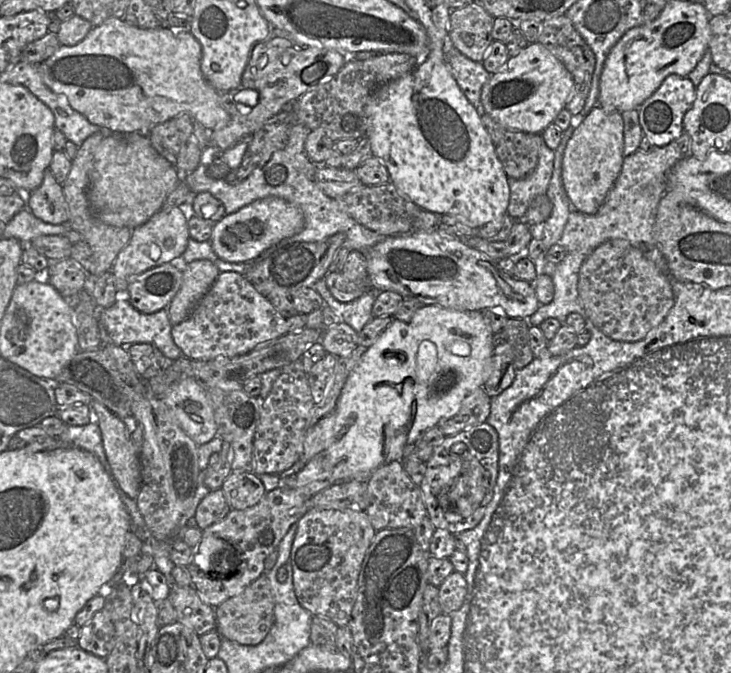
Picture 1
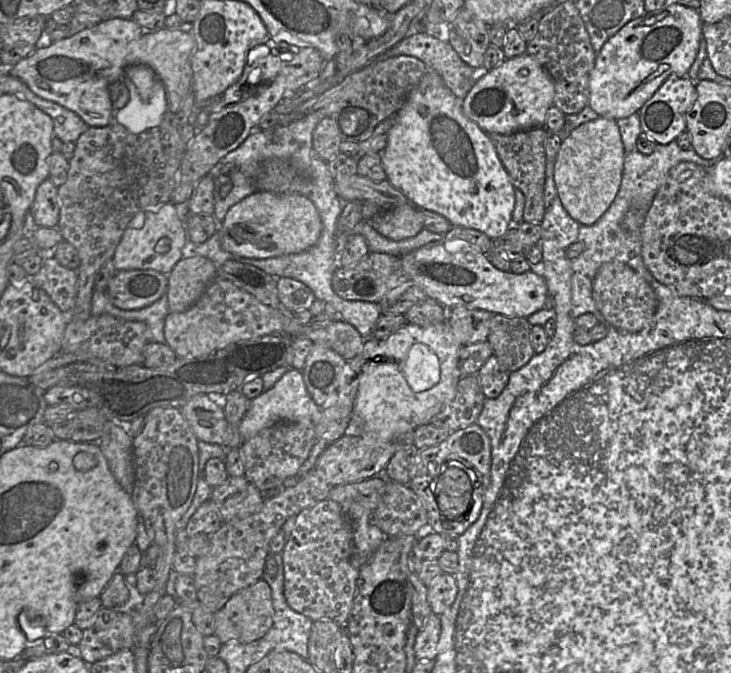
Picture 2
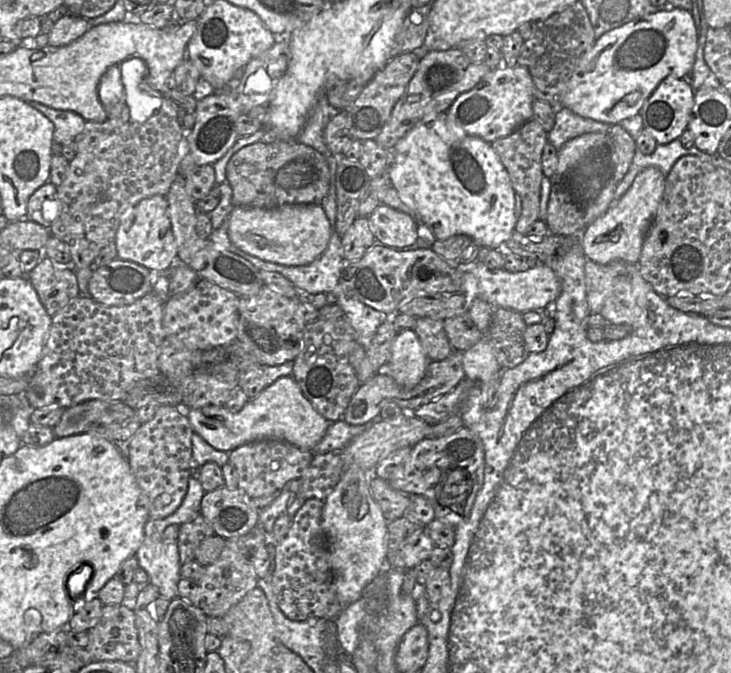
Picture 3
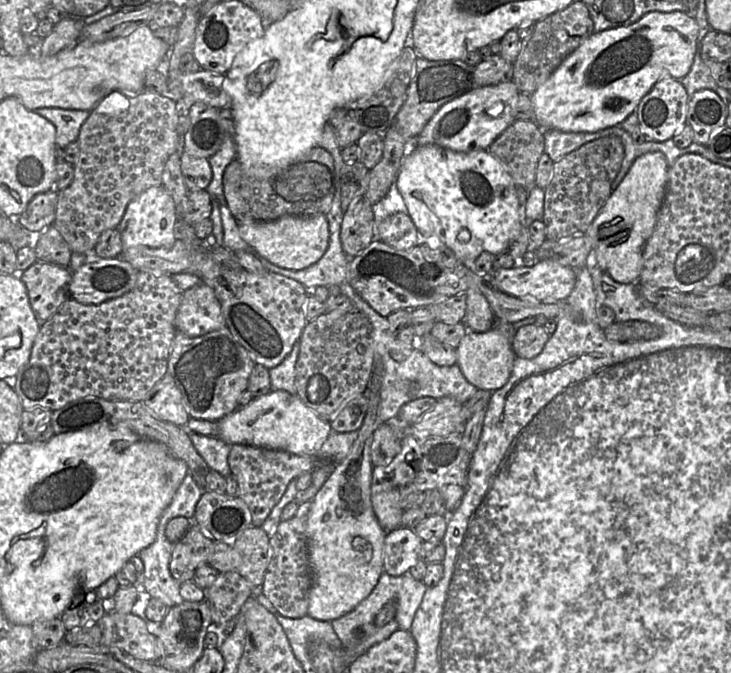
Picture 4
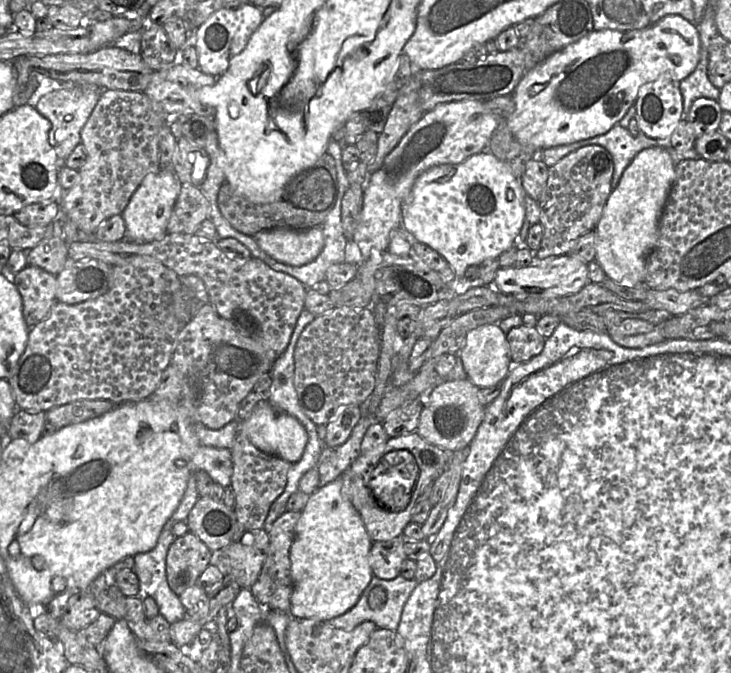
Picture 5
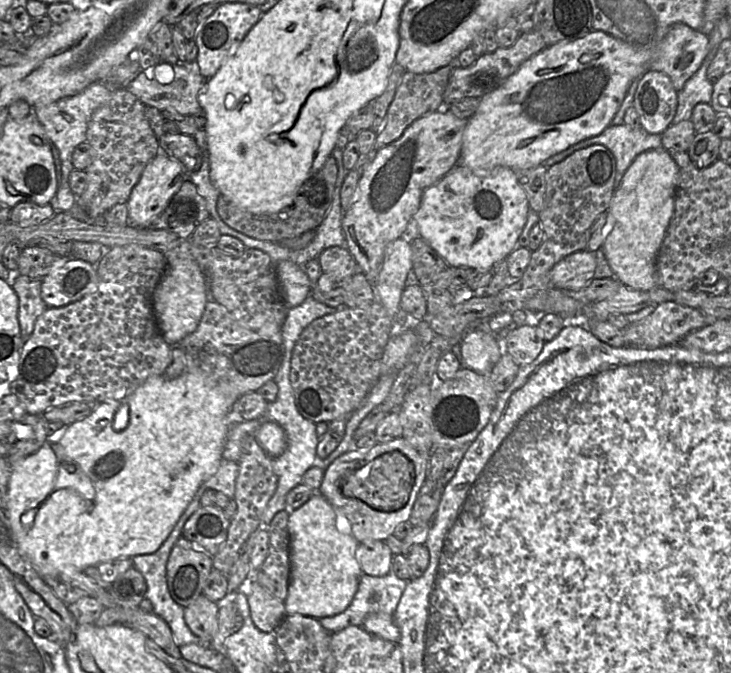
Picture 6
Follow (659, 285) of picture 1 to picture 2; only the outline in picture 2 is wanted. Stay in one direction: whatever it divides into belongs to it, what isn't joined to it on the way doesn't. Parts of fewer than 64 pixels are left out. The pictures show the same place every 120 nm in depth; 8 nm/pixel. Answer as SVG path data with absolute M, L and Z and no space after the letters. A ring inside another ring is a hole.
M611 261L597 271L592 284L593 298L605 320L616 329L635 333L642 330L652 319L658 305L652 287L627 264Z

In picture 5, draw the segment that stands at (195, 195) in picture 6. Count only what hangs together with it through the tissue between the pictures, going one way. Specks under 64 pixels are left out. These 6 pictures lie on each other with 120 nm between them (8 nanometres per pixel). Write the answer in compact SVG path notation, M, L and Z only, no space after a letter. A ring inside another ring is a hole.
M182 183L167 224L167 232L194 234L197 227L209 218L209 212L209 202L201 189L191 183Z

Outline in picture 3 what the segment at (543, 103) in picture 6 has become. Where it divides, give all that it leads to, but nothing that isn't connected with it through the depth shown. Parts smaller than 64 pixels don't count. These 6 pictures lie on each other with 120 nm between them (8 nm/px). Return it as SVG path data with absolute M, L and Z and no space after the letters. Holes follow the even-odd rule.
M674 8L634 19L604 33L581 57L568 84L563 106L585 118L619 124L638 114L668 75L684 79L690 74L697 47L697 29L688 10Z

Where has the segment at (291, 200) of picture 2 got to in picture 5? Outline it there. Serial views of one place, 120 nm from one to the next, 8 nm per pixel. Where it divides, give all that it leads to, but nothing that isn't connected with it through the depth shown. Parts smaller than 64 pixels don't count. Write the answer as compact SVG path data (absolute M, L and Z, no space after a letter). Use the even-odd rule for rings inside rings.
M322 226L307 230L278 227L253 235L259 247L275 260L291 266L313 261L324 245Z

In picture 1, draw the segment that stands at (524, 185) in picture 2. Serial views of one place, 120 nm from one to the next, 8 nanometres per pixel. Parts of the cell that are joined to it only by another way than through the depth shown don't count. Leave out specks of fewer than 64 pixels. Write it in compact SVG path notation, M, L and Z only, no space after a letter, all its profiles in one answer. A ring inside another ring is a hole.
M487 114L481 116L508 178L522 179L536 168L541 134L509 130Z

